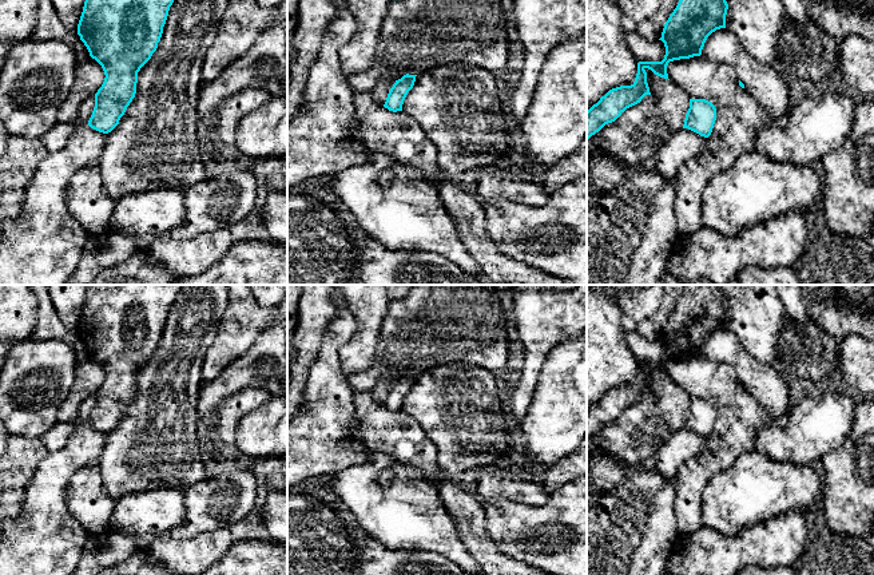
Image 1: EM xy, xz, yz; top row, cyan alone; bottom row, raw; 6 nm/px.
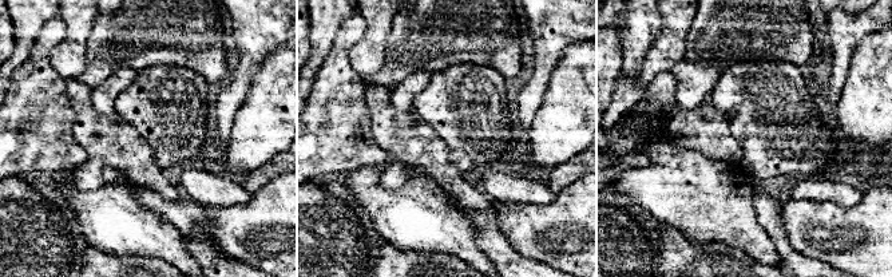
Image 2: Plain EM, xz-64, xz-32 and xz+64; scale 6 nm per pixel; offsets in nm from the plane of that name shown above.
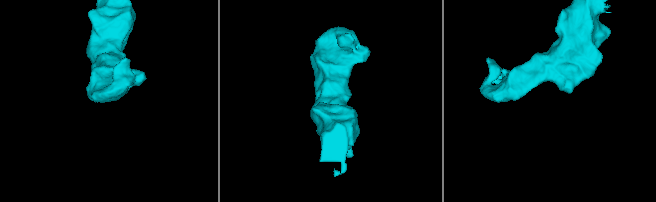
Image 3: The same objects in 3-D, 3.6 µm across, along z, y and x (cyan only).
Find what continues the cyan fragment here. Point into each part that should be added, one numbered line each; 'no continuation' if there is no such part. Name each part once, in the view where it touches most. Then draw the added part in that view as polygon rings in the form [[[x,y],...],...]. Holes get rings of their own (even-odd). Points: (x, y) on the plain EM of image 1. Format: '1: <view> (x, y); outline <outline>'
no continuation

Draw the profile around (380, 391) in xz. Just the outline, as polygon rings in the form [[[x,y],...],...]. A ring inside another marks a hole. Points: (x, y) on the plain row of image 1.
[[[400,372],[400,374],[394,378],[382,378],[372,388],[372,394],[373,394],[374,400],[377,401],[377,404],[380,404],[380,405],[385,404],[390,388],[404,374],[406,374],[406,373]]]

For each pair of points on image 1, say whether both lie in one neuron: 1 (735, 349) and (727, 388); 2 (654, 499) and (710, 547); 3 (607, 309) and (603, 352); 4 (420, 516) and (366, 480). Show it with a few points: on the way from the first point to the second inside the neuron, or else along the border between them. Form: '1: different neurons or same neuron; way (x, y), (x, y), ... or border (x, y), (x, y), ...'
1: different neurons; border (700, 355), (710, 360), (723, 361), (739, 379)
2: different neurons; border (679, 535), (666, 560)
3: same neuron; way (603, 320), (603, 341)
4: same neuron; way (406, 515), (400, 515), (378, 494)

